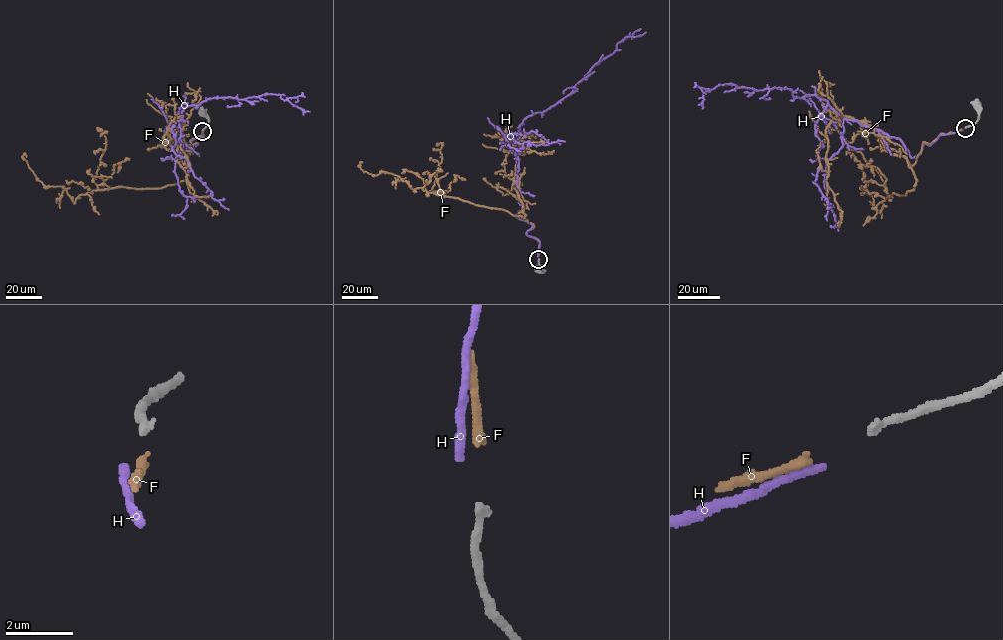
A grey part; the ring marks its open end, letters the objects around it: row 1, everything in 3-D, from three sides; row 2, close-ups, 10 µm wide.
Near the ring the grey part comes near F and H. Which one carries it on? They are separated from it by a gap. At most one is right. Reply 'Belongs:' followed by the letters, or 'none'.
Belongs: F

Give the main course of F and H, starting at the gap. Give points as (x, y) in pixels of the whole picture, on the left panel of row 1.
F: (202, 133), (182, 160), (190, 169), (185, 180), (91, 190), (73, 201), (60, 186), (36, 178), (26, 156)
H: (202, 133), (181, 156), (186, 145), (178, 114), (183, 103), (274, 94), (309, 111)

